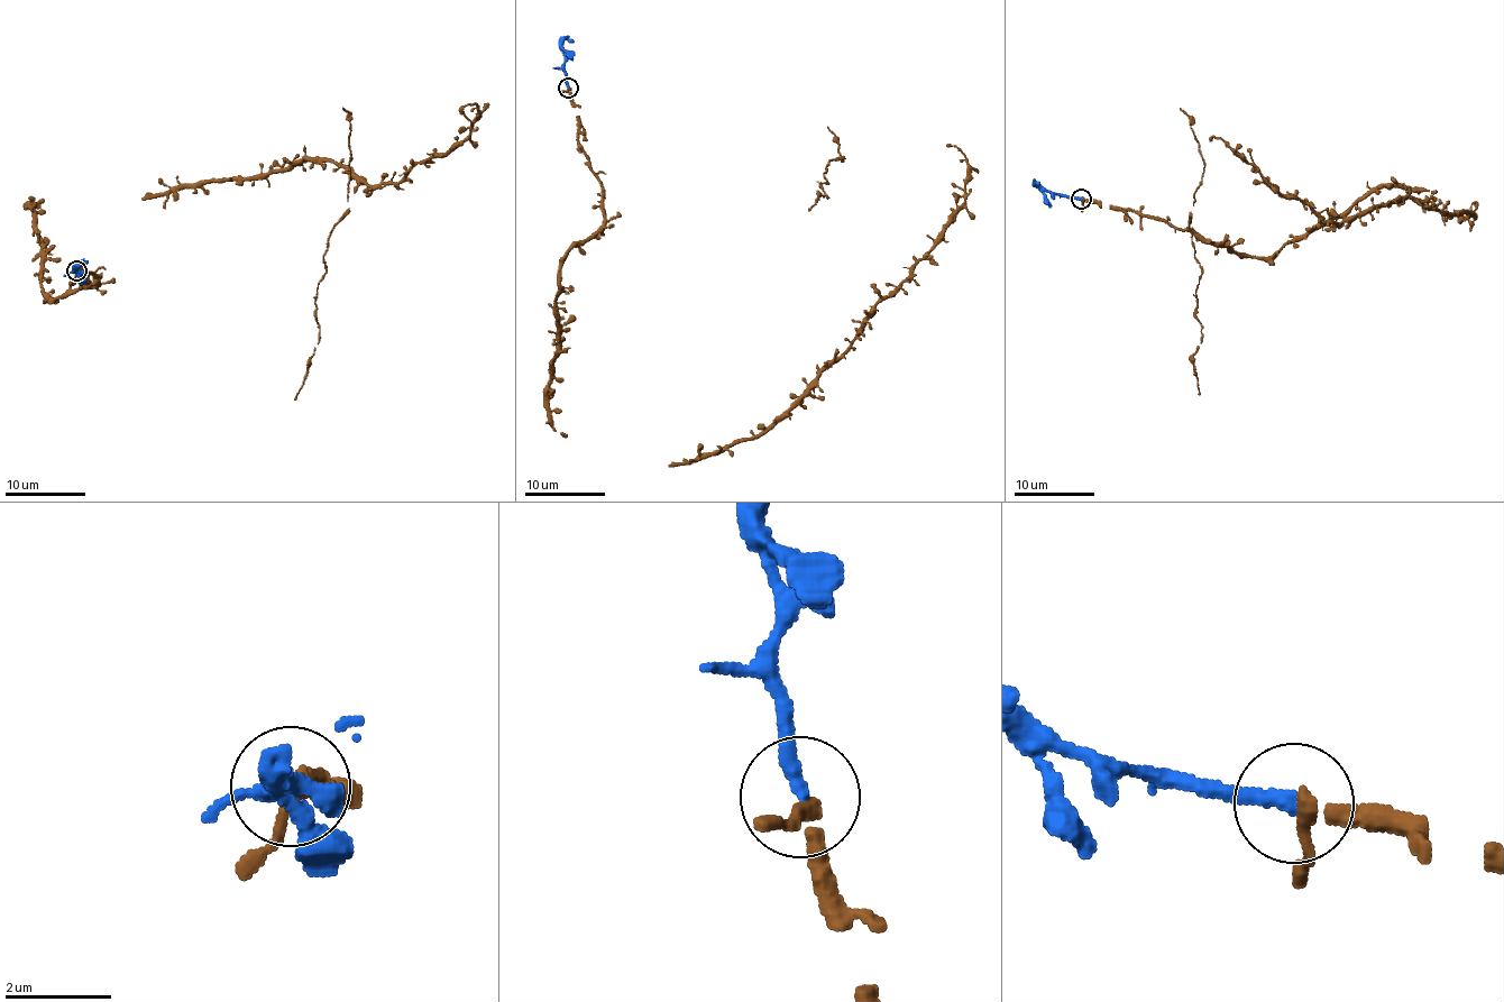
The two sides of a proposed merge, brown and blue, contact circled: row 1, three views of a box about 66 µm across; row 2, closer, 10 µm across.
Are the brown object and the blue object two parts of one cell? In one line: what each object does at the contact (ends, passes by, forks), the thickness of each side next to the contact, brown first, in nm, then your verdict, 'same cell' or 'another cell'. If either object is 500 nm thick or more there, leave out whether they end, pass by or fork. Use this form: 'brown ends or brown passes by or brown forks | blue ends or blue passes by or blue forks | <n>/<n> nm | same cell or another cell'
brown passes by | blue ends | 280/300 nm | same cell

